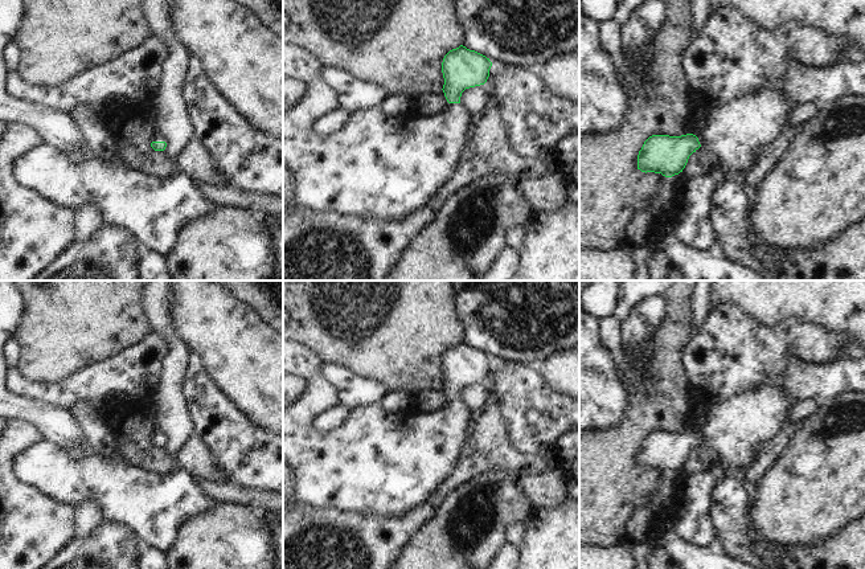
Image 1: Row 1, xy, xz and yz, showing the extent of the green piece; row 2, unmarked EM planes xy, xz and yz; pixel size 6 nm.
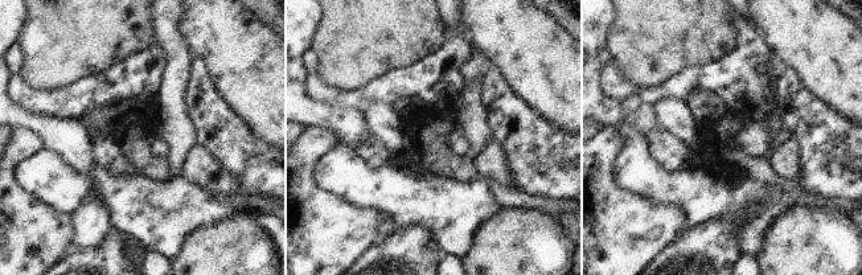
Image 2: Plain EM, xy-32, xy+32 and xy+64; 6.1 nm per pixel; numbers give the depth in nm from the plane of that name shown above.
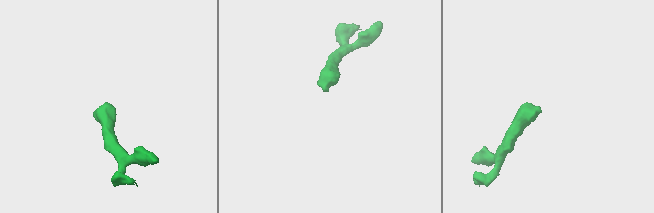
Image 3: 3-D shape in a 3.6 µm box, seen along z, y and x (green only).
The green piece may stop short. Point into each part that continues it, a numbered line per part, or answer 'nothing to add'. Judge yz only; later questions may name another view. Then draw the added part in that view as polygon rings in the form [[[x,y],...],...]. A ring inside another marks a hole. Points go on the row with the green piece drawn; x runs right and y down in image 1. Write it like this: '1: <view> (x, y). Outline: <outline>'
1: yz (734, 132). Outline: [[[763,89],[709,111],[698,142],[720,157],[718,177],[731,177],[734,171],[747,173],[758,150],[783,131],[794,106],[779,89]]]

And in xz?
1: xz (377, 167). Outline: [[[283,45],[283,77],[295,77],[307,83],[307,91],[304,93],[304,95],[300,98],[300,101],[294,109],[291,109],[287,114],[283,115],[283,165],[294,172],[294,188],[291,193],[292,198],[290,204],[283,206],[283,214],[290,216],[292,213],[306,212],[335,212],[341,216],[358,217],[369,221],[395,222],[419,210],[434,197],[436,191],[442,188],[454,175],[456,163],[462,155],[462,151],[468,140],[468,134],[472,128],[471,114],[464,109],[462,103],[448,103],[447,109],[439,112],[438,115],[422,118],[389,116],[381,110],[380,106],[374,106],[372,109],[350,112],[348,122],[340,131],[332,132],[328,136],[320,136],[313,132],[312,123],[317,116],[321,116],[336,106],[333,90],[319,75],[321,69],[323,64],[302,48],[296,48],[294,45]]]

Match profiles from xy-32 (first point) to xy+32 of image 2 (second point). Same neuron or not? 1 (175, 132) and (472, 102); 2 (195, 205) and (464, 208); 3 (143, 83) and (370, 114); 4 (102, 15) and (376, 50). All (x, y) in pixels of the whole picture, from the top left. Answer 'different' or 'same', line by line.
1: same
2: same
3: different
4: same

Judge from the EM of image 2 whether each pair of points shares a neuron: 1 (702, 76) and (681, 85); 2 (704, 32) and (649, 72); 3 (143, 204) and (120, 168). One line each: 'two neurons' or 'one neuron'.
1: one neuron
2: one neuron
3: two neurons

